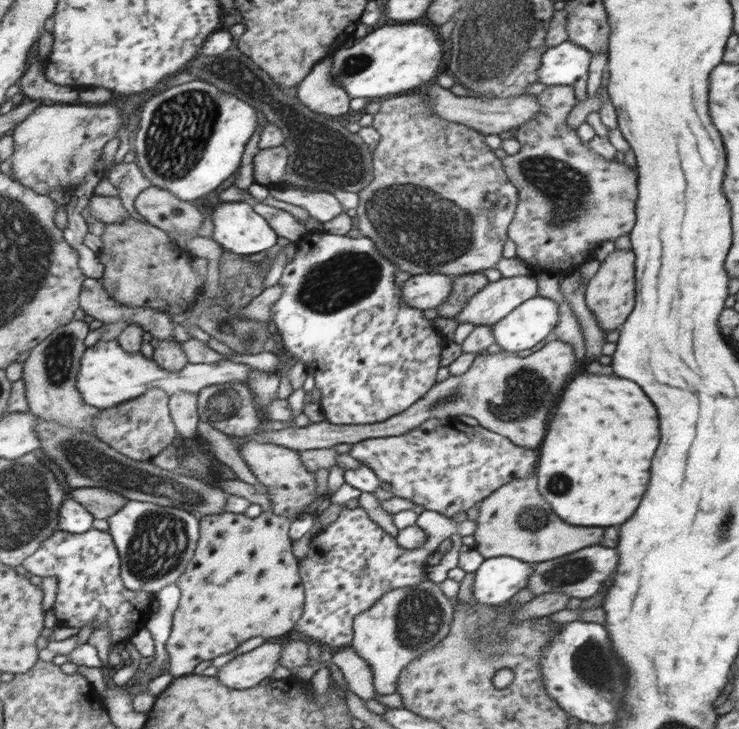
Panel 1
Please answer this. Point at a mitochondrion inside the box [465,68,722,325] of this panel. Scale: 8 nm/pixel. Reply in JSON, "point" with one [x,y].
{"point":[569,192]}

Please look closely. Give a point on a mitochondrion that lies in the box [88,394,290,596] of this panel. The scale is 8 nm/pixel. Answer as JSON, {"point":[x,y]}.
{"point":[158,542]}

